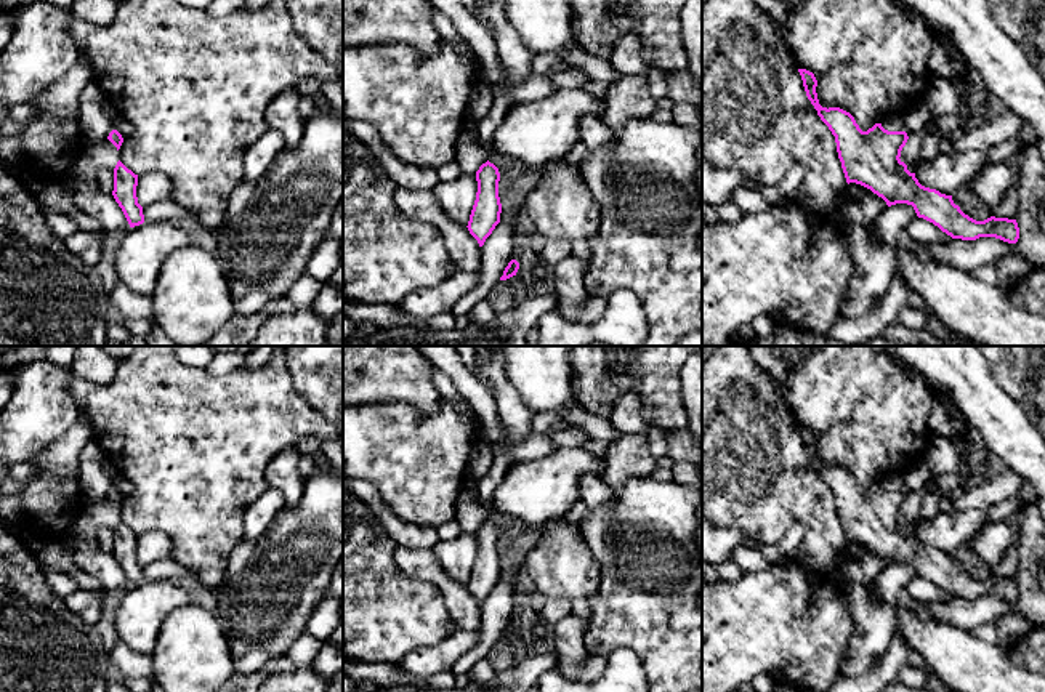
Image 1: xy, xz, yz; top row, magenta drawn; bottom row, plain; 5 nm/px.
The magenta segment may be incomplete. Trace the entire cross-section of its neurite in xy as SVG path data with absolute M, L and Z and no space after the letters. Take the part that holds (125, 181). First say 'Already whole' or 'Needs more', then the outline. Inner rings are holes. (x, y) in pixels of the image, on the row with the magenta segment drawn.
Already whole. M120 160L114 168L114 191L112 195L122 208L130 227L144 223L143 207L136 197L138 175L128 170Z

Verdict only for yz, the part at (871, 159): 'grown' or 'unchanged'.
unchanged

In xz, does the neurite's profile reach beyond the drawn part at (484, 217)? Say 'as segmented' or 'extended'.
as segmented

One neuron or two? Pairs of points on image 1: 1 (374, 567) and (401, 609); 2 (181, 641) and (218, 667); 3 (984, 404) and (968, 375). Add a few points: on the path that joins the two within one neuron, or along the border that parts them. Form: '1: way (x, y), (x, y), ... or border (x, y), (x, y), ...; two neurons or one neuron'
1: way (374, 577), (374, 582), (391, 599); one neuron
2: way (191, 651), (209, 665); one neuron
3: way (980, 398), (970, 382); one neuron

